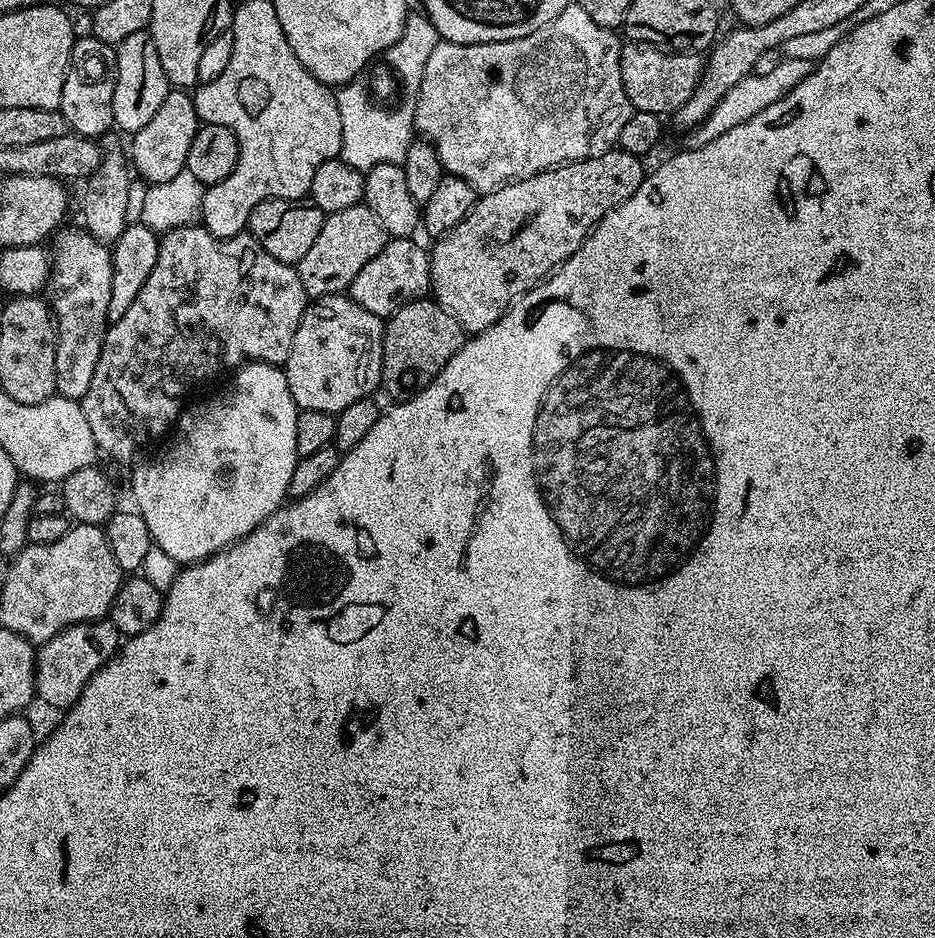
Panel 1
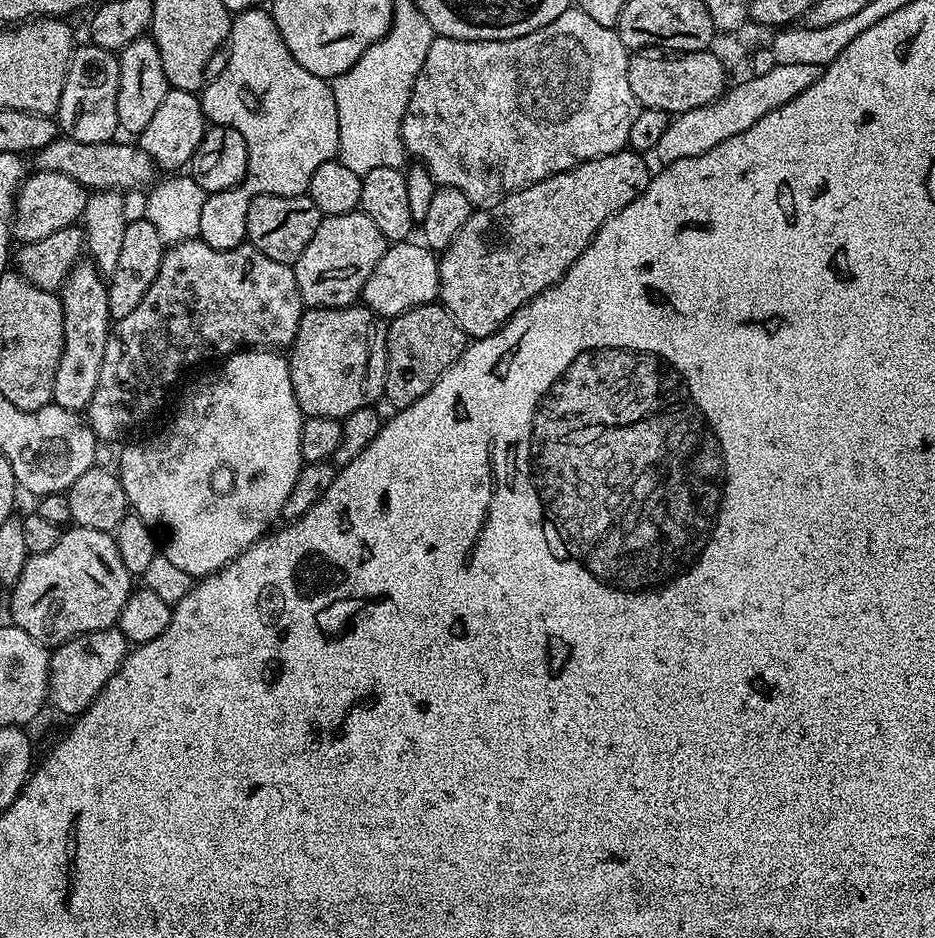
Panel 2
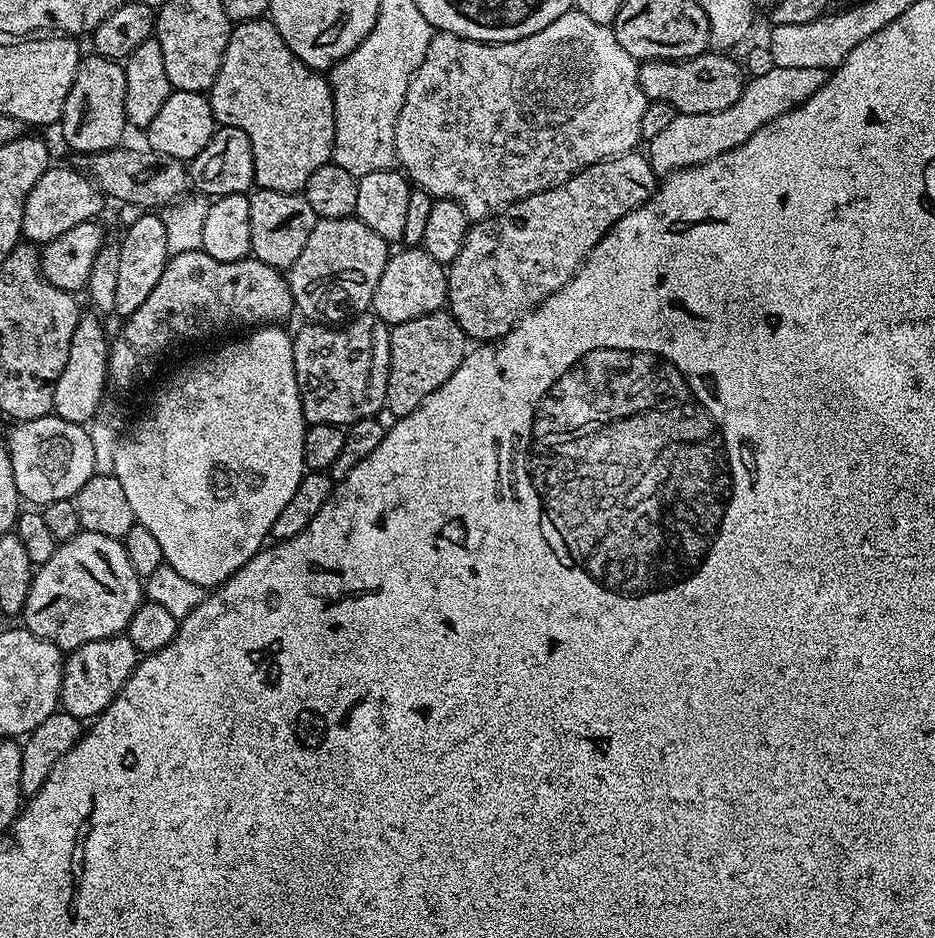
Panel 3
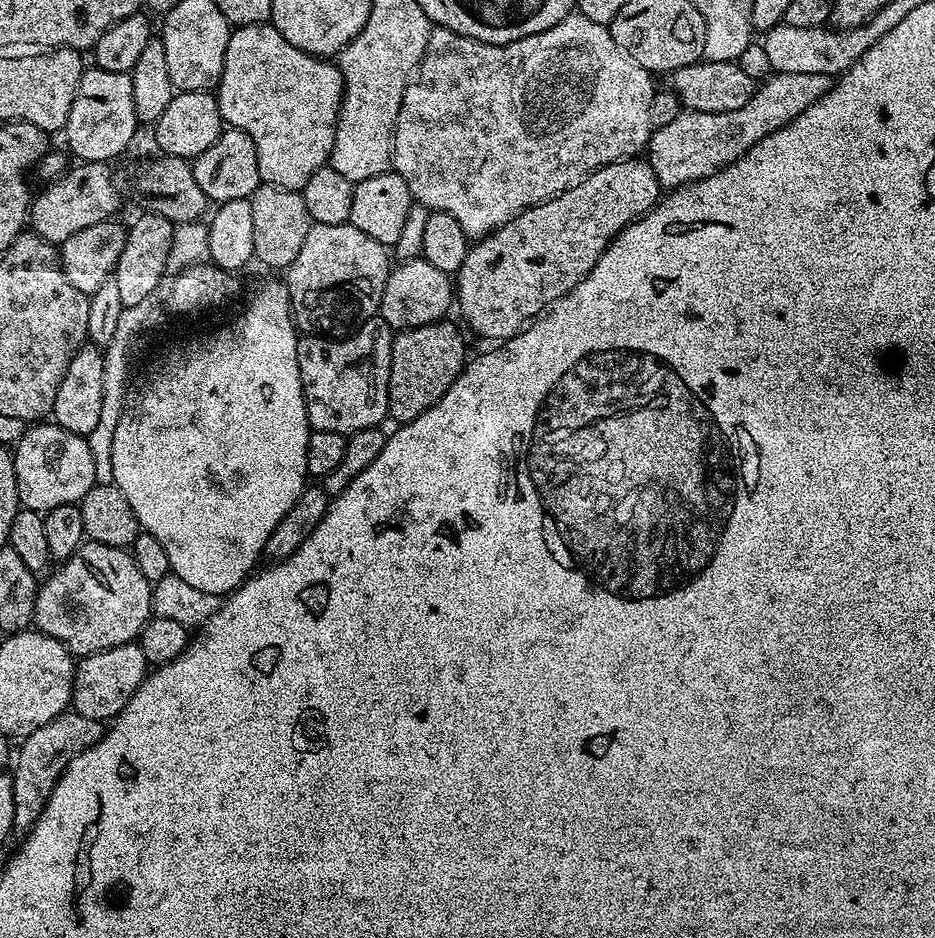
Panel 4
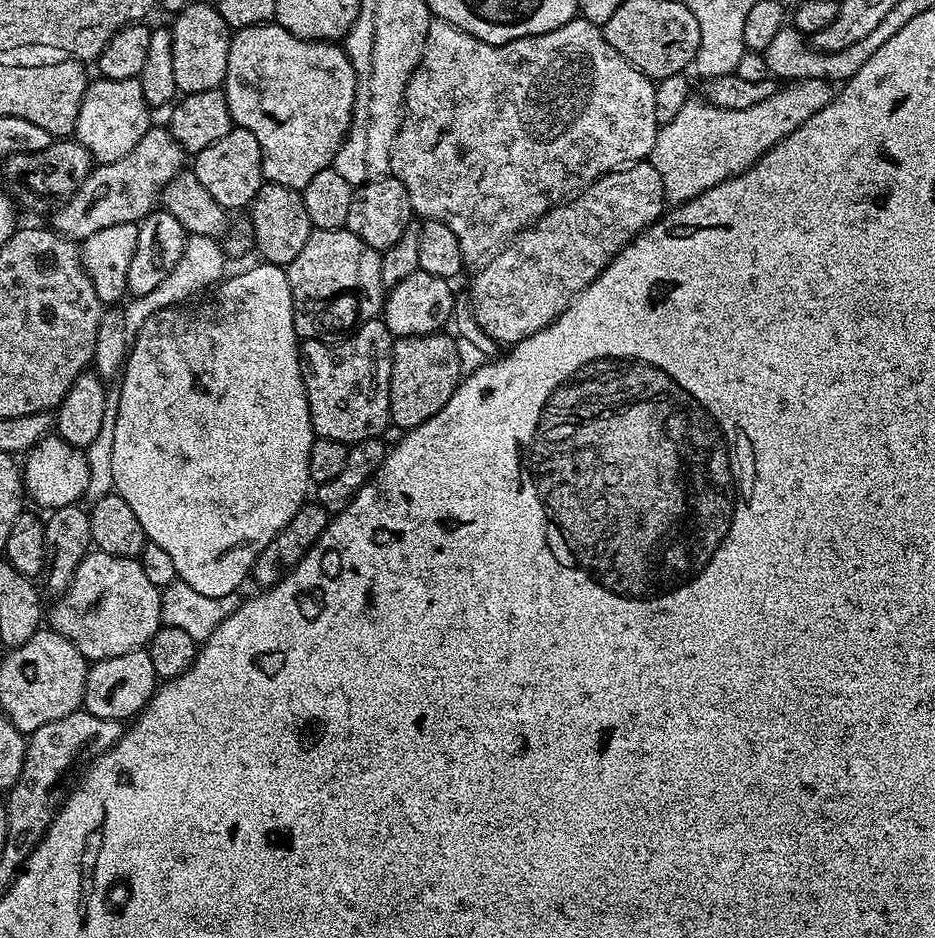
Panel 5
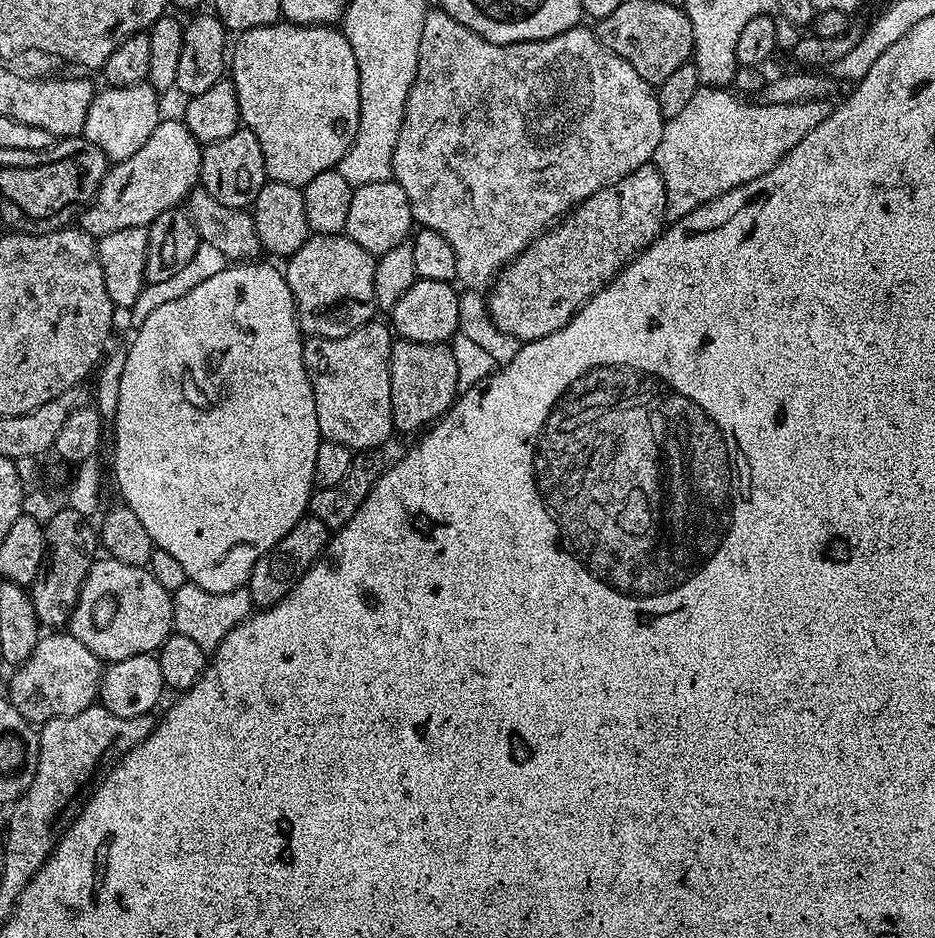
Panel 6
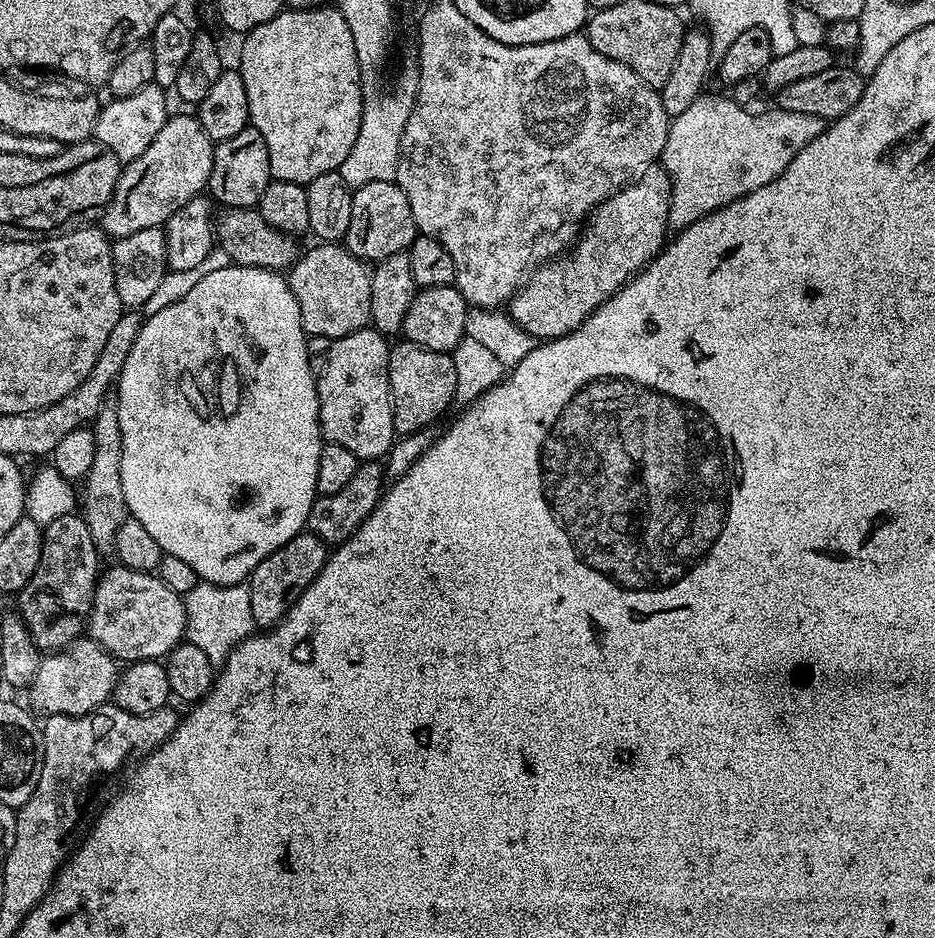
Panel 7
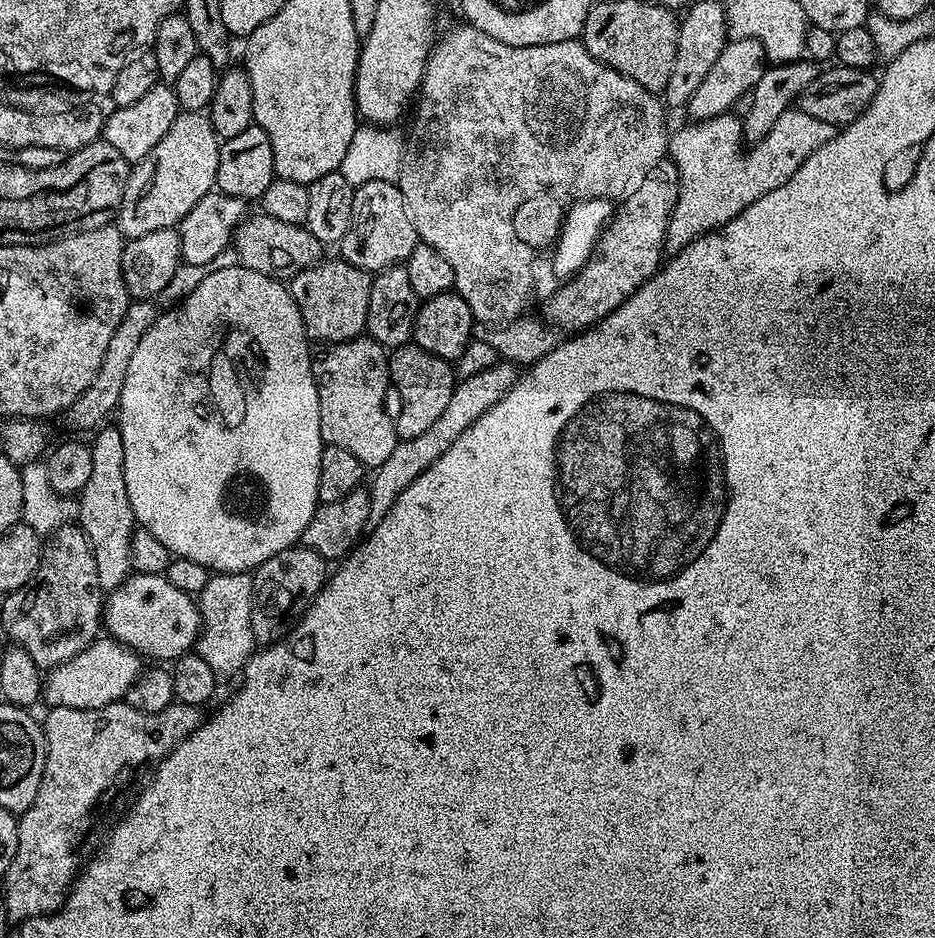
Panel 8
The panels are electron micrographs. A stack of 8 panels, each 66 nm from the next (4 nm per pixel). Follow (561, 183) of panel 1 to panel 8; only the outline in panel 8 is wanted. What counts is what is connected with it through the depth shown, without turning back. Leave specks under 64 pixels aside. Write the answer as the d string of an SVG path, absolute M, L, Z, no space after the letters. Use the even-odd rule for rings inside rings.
M658 175L648 176L634 194L625 196L615 205L611 220L605 225L592 256L582 266L580 272L571 279L563 281L559 285L561 288L545 302L542 316L547 323L556 325L565 333L579 334L591 328L593 324L599 324L601 320L605 320L614 310L618 310L618 306L622 306L622 302L629 300L656 273L656 269L661 267L660 256L665 255L666 226L674 210L677 183L675 179L668 177L667 180L666 177Z

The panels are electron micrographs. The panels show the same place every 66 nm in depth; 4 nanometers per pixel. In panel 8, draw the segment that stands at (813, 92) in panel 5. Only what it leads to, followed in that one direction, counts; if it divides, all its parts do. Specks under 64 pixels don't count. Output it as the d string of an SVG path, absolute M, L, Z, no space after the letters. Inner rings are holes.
M789 110L782 114L782 118L778 118L778 122L774 122L774 130L770 130L766 138L751 145L747 149L749 152L744 153L744 148L746 149L744 129L741 121L737 117L735 120L734 117L735 115L725 114L709 120L688 122L685 128L680 128L677 132L675 129L671 133L670 160L676 163L674 179L677 185L674 210L670 214L664 239L664 251L669 257L677 256L679 252L686 250L690 242L694 242L705 232L712 232L715 228L730 222L730 218L742 214L742 210L746 210L750 202L758 202L762 194L770 194L770 190L778 190L778 186L782 186L782 182L789 180L794 170L798 170L798 166L802 166L802 162L806 162L806 158L810 158L814 150L818 150L818 146L830 142L830 138L834 135L833 125L822 122L818 118L810 118L810 114L805 112Z

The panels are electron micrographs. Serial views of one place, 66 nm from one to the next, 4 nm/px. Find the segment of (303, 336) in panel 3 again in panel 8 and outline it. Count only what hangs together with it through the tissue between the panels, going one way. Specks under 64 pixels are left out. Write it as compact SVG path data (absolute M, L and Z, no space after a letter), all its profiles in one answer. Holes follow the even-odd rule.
M367 334L355 336L352 340L341 340L325 348L328 349L321 356L317 355L314 360L320 407L320 436L325 444L342 446L342 450L354 454L354 458L358 458L358 462L362 462L365 469L378 469L382 462L386 462L386 458L390 458L390 454L394 454L394 446L398 442L393 417L390 412L388 416L387 410L384 409L384 399L387 398L388 392L390 396L389 353Z

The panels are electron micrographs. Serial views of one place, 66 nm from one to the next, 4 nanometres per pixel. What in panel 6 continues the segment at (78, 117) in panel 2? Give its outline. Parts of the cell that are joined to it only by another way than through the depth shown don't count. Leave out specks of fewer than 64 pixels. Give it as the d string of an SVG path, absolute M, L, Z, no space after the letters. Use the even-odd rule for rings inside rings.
M147 82L121 88L101 87L90 102L90 110L86 114L86 126L82 135L84 139L94 142L94 146L98 146L98 150L102 150L102 154L106 154L109 161L119 162L130 158L130 154L138 154L138 150L146 146L146 138L150 138L150 134L154 134L154 130L160 125L162 113L160 113L159 99L161 100L161 97L156 89Z

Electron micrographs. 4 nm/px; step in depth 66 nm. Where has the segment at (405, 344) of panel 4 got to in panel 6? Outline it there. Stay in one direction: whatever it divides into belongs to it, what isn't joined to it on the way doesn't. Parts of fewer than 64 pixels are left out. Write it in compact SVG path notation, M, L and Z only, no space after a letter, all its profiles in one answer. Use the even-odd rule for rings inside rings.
M393 339L390 350L390 406L392 426L397 433L419 433L435 424L452 407L461 387L460 364L448 347L447 343Z

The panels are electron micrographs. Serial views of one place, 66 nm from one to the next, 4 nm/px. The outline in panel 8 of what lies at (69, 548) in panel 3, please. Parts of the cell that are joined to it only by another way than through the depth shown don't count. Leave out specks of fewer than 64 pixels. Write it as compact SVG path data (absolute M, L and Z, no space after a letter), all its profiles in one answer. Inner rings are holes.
M136 572L129 575L118 587L111 589L104 602L102 624L111 639L123 644L141 658L149 656L152 662L175 662L181 656L189 655L200 638L200 610L197 601L182 590L177 590L175 586L170 586L167 575L164 574L155 576Z

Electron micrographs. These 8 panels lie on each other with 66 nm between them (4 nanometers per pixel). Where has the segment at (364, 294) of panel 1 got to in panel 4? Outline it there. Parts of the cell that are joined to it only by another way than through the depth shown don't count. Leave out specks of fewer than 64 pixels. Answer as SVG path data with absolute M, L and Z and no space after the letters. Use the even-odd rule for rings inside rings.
M417 258L397 263L389 271L378 316L394 330L417 328L445 319L449 315L448 307L453 307L453 304L454 284L449 273L438 270L438 266L430 266L430 262L423 258Z

